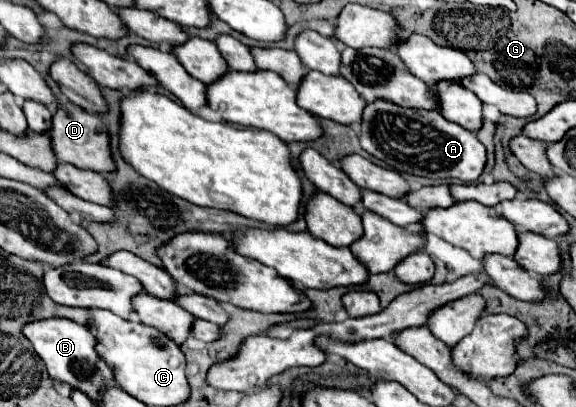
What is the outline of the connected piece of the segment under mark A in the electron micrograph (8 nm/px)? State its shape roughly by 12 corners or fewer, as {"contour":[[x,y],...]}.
{"contour":[[365,105],[367,153],[429,179],[481,175],[485,147],[439,111]]}

